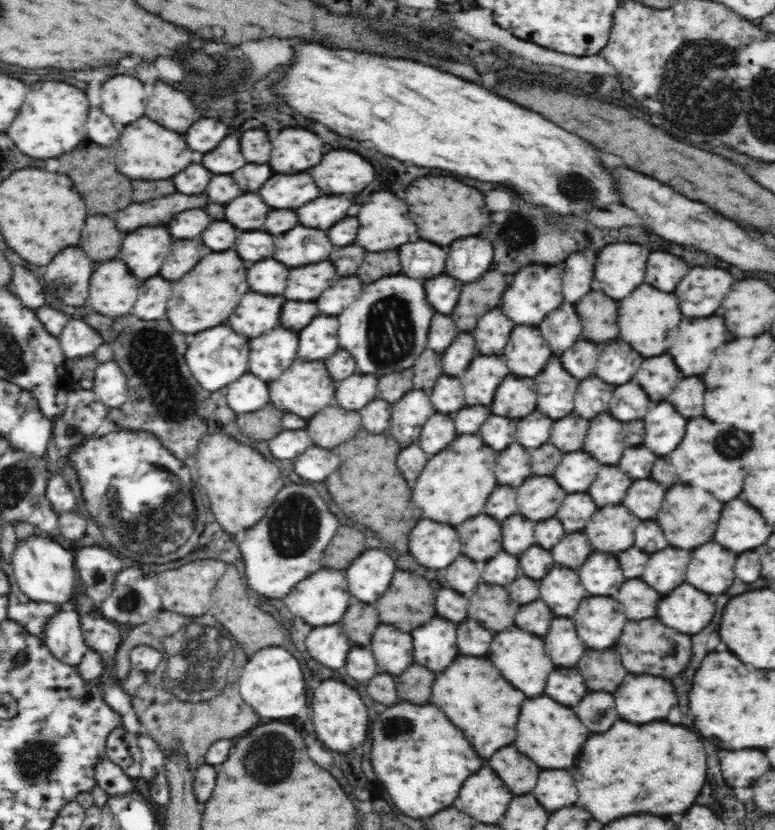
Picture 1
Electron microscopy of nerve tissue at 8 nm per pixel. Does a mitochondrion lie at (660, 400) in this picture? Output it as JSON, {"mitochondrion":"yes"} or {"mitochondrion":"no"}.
{"mitochondrion":"no"}

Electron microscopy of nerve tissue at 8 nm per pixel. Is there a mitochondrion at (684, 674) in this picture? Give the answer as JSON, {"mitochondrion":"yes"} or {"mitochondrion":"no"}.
{"mitochondrion":"no"}

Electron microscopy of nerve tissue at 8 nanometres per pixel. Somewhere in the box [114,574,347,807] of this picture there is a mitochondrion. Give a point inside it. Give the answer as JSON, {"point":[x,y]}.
{"point":[202,661]}

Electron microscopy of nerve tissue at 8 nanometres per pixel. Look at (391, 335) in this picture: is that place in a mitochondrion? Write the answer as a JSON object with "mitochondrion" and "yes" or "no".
{"mitochondrion":"yes"}

